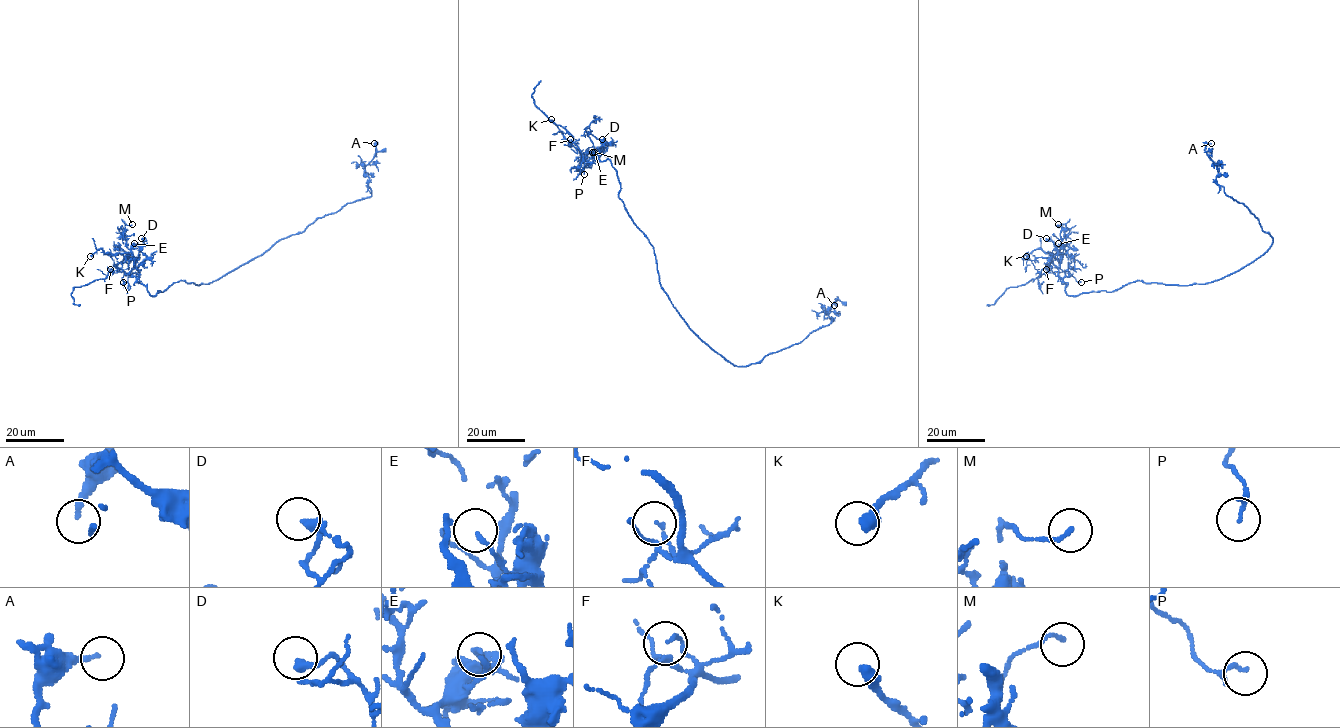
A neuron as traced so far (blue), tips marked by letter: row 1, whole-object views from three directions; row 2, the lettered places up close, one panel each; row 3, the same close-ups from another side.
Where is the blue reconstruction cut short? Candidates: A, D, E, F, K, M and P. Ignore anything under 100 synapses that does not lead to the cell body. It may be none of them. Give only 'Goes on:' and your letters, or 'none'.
Goes on: none

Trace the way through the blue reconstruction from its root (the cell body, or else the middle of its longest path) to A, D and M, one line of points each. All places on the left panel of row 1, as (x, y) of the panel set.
A: (203, 283), (302, 232), (318, 218), (369, 197), (364, 170), (374, 157), (374, 143)
D: (203, 283), (180, 281), (151, 296), (137, 281), (138, 266), (147, 257), (141, 251), (145, 246), (141, 238)
M: (203, 283), (180, 281), (151, 296), (146, 287), (137, 281), (139, 271), (124, 239), (124, 224), (132, 224)

